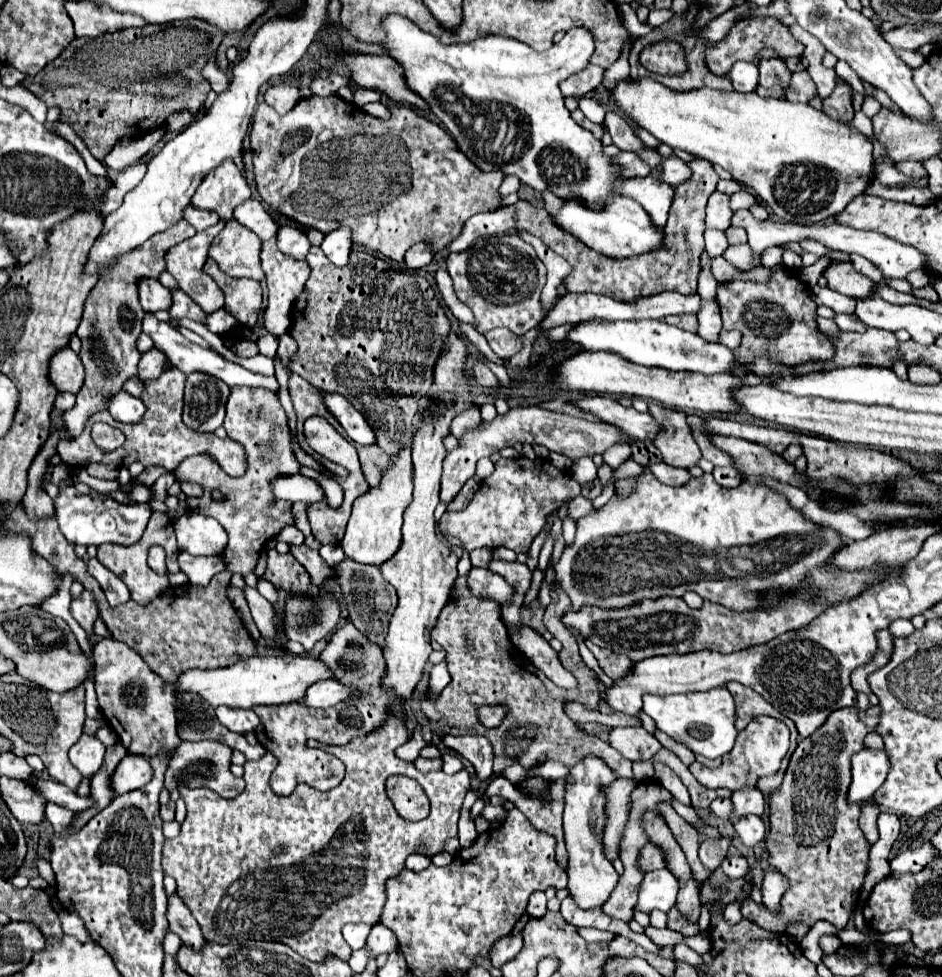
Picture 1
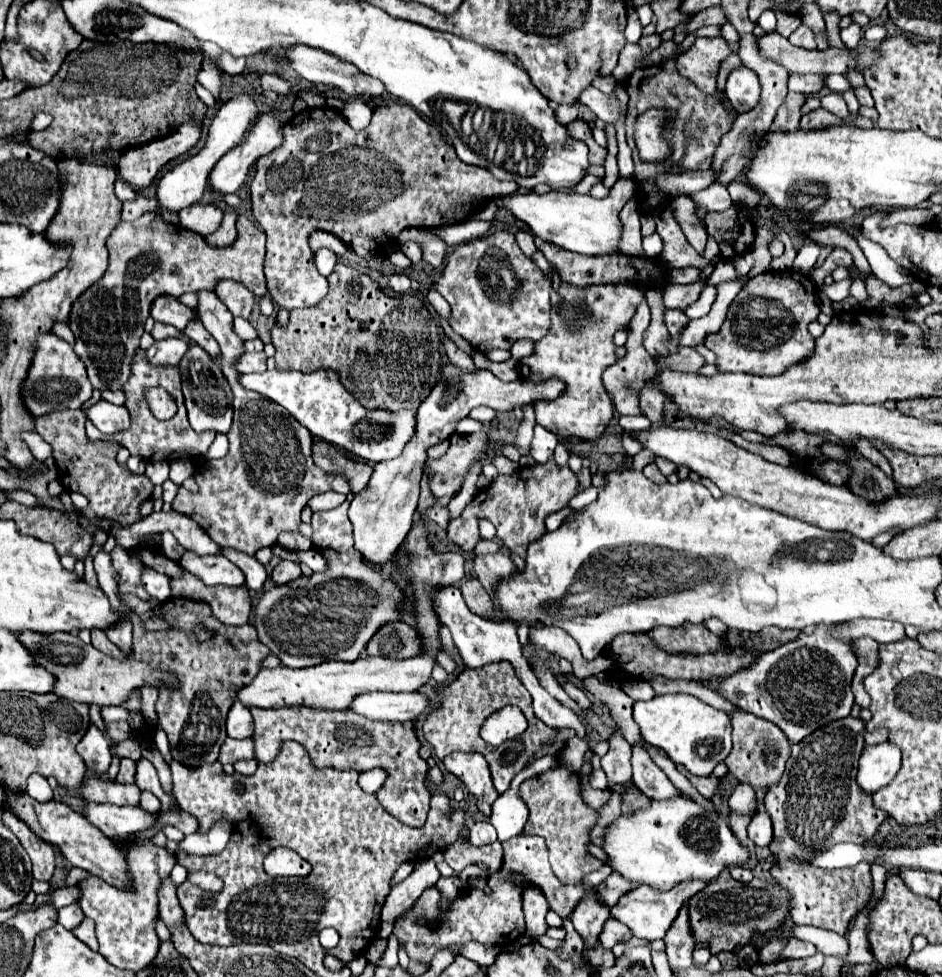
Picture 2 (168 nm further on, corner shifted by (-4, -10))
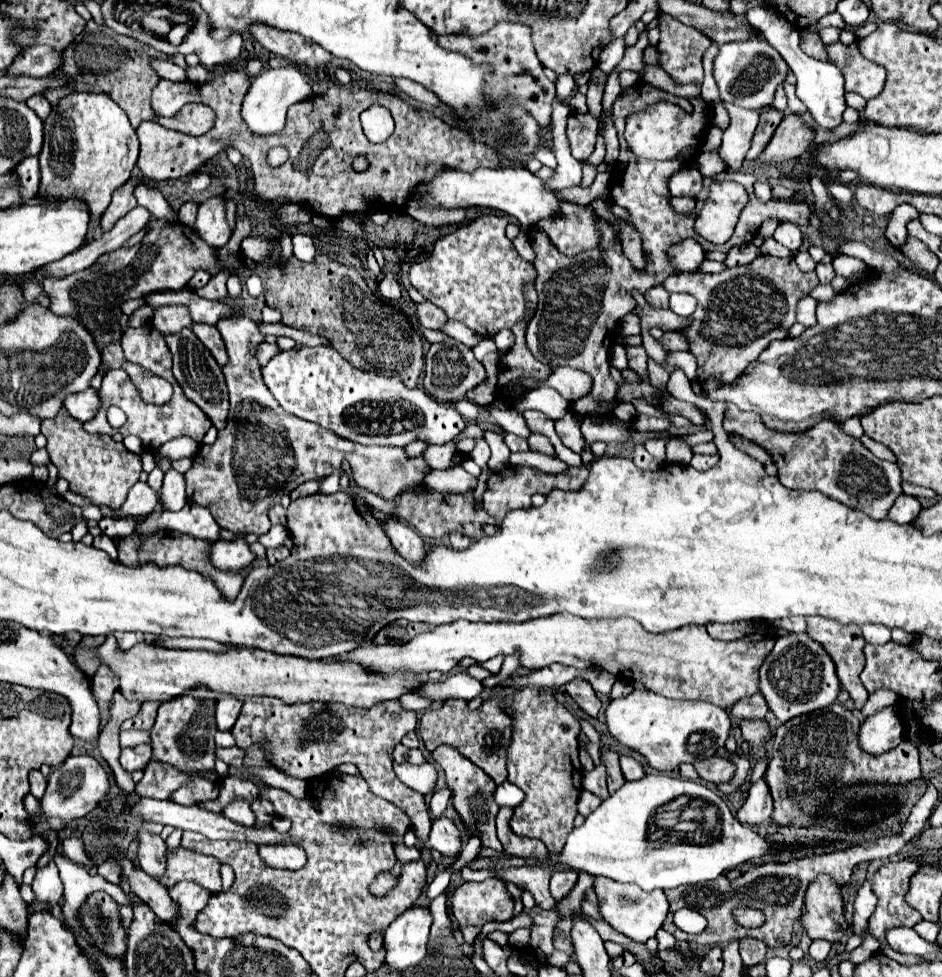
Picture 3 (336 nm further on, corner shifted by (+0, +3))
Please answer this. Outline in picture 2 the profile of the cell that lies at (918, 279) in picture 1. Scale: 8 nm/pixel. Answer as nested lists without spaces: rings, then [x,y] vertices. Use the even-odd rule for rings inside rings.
[[[865,277],[865,289],[867,289],[867,301],[861,301],[859,305],[865,309],[877,309],[881,303],[903,303],[905,299],[909,299],[915,293],[925,291],[925,285],[919,281],[913,281],[909,285],[901,285],[901,287],[889,287],[887,283],[883,283],[877,277]]]

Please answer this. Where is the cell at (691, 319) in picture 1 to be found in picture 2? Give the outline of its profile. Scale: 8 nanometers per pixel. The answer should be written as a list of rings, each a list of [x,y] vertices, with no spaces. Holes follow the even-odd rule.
[[[665,309],[663,319],[665,319],[665,325],[667,325],[669,335],[671,335],[673,339],[679,337],[679,329],[683,329],[683,325],[687,325],[687,321],[689,321],[689,319],[685,317],[685,313],[679,311],[679,309]]]

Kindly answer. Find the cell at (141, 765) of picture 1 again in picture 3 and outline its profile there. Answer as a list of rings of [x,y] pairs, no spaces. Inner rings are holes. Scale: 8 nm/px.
[[[69,756],[61,766],[51,768],[47,792],[41,800],[43,814],[49,818],[61,818],[61,820],[73,820],[87,816],[95,806],[99,806],[103,800],[107,800],[111,788],[109,774],[97,762],[93,756]]]

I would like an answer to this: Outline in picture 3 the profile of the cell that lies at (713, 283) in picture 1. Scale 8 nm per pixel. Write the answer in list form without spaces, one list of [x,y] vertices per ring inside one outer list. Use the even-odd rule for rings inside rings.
[[[687,196],[673,198],[671,204],[673,204],[673,210],[681,212],[683,216],[689,216],[689,212],[695,212],[695,200],[693,198],[687,198]]]

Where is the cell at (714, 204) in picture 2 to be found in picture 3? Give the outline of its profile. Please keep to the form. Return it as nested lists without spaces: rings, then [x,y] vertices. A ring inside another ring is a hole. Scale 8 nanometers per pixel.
[[[697,166],[683,168],[683,172],[671,178],[671,196],[691,196],[697,198],[703,190],[703,174]]]

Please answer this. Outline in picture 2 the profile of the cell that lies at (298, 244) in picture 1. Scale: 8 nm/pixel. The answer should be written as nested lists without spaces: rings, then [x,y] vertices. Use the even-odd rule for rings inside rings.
[[[323,231],[314,232],[310,236],[309,245],[311,245],[313,252],[320,248],[328,248],[337,256],[343,256],[347,252],[347,249],[341,240]]]

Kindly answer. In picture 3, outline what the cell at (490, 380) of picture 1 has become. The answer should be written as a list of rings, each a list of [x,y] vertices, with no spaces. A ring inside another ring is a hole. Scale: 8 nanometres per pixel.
[[[423,302],[423,304],[415,304],[417,306],[417,318],[419,322],[423,324],[423,328],[433,328],[433,330],[439,330],[443,328],[441,324],[447,322],[447,314],[443,310],[439,310],[435,304],[431,302]]]

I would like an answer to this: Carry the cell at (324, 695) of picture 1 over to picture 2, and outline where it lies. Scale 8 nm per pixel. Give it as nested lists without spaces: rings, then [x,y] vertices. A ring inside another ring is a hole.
[[[365,693],[355,697],[351,709],[369,719],[411,721],[433,707],[423,693]]]

